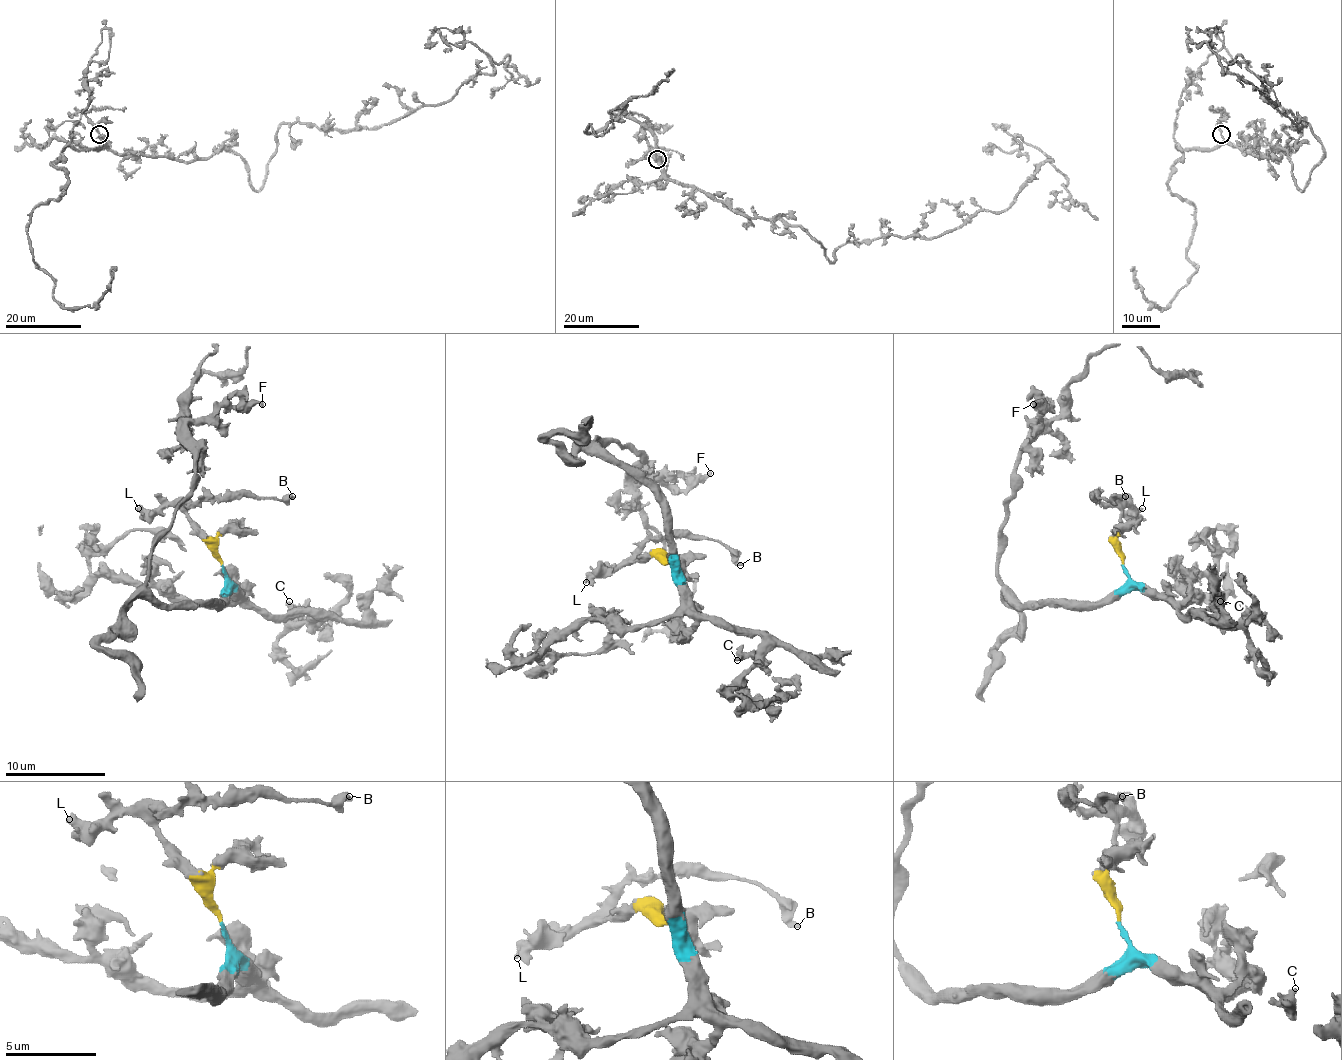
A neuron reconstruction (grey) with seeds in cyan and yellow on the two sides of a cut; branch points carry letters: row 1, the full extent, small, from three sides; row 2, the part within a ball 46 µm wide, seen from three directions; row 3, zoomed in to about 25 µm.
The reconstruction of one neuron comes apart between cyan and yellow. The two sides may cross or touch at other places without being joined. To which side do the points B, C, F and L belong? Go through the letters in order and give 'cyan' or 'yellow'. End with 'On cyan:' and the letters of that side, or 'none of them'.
B: yellow
C: cyan
F: cyan
L: yellow
On cyan: C, F

